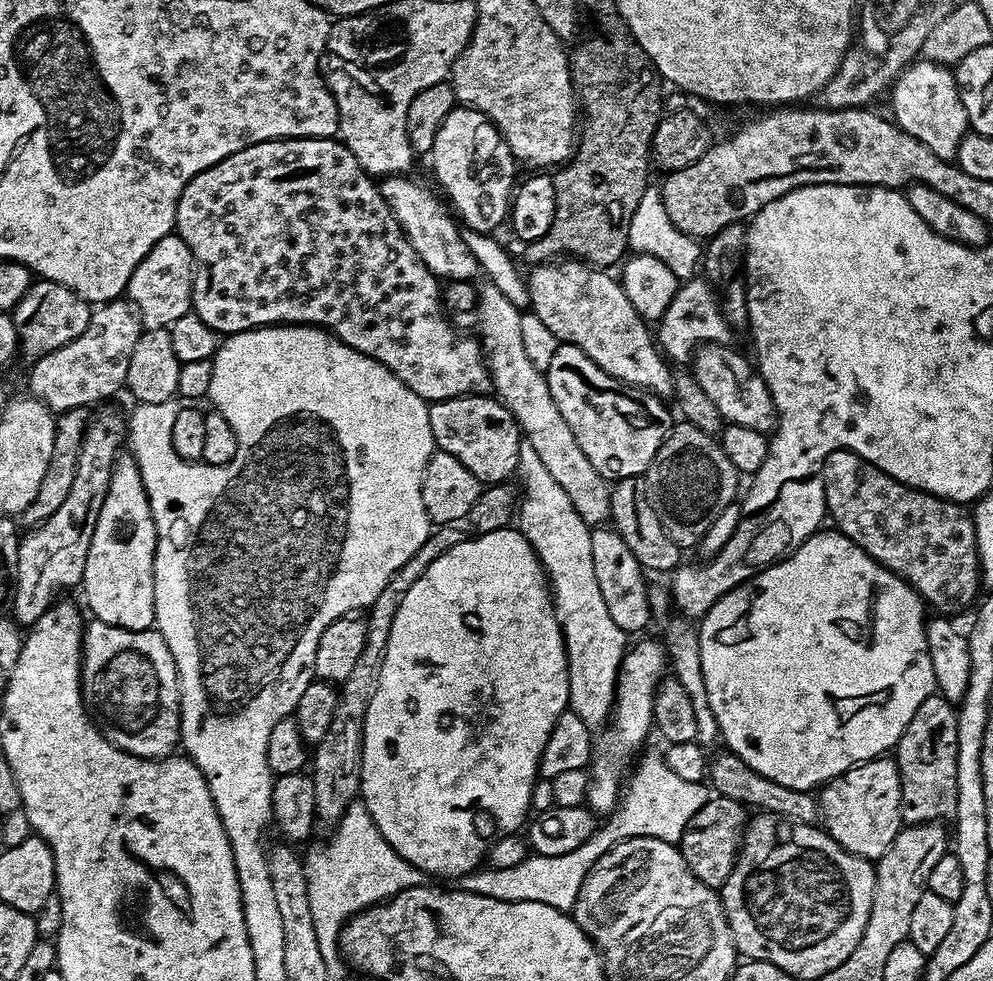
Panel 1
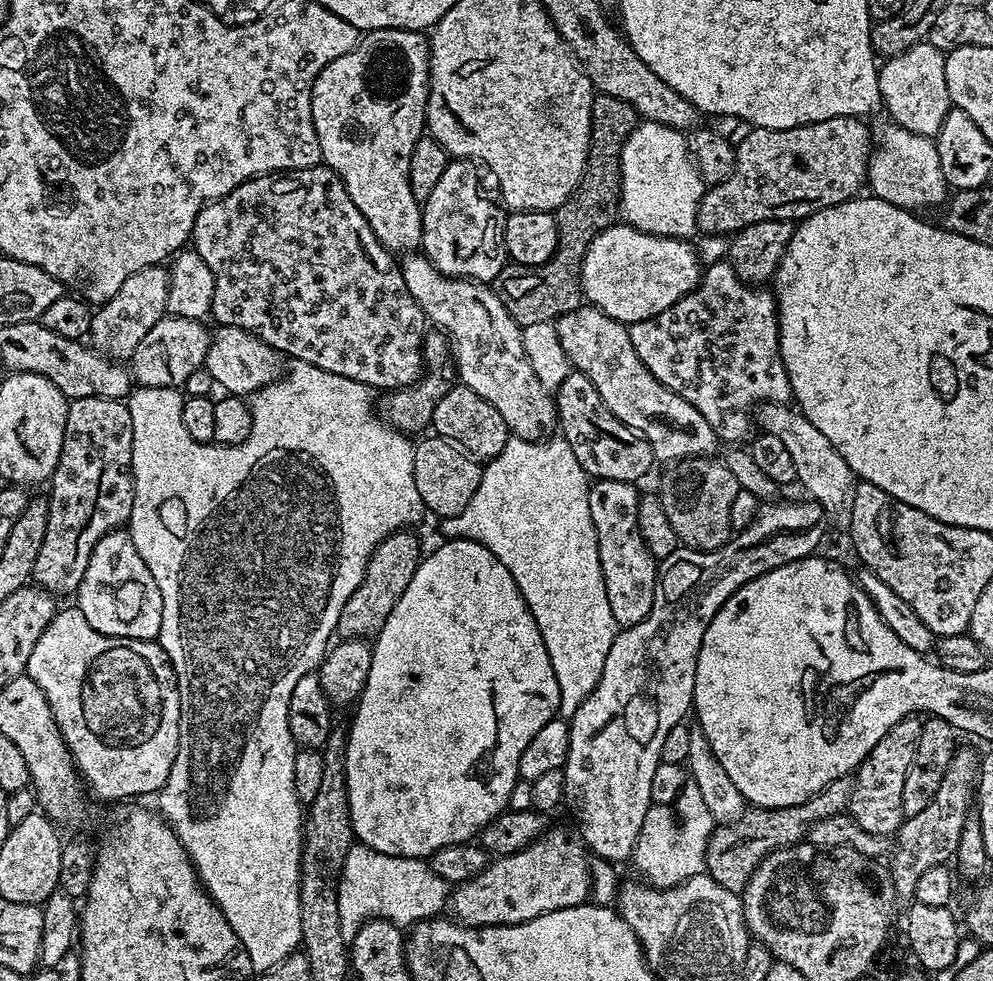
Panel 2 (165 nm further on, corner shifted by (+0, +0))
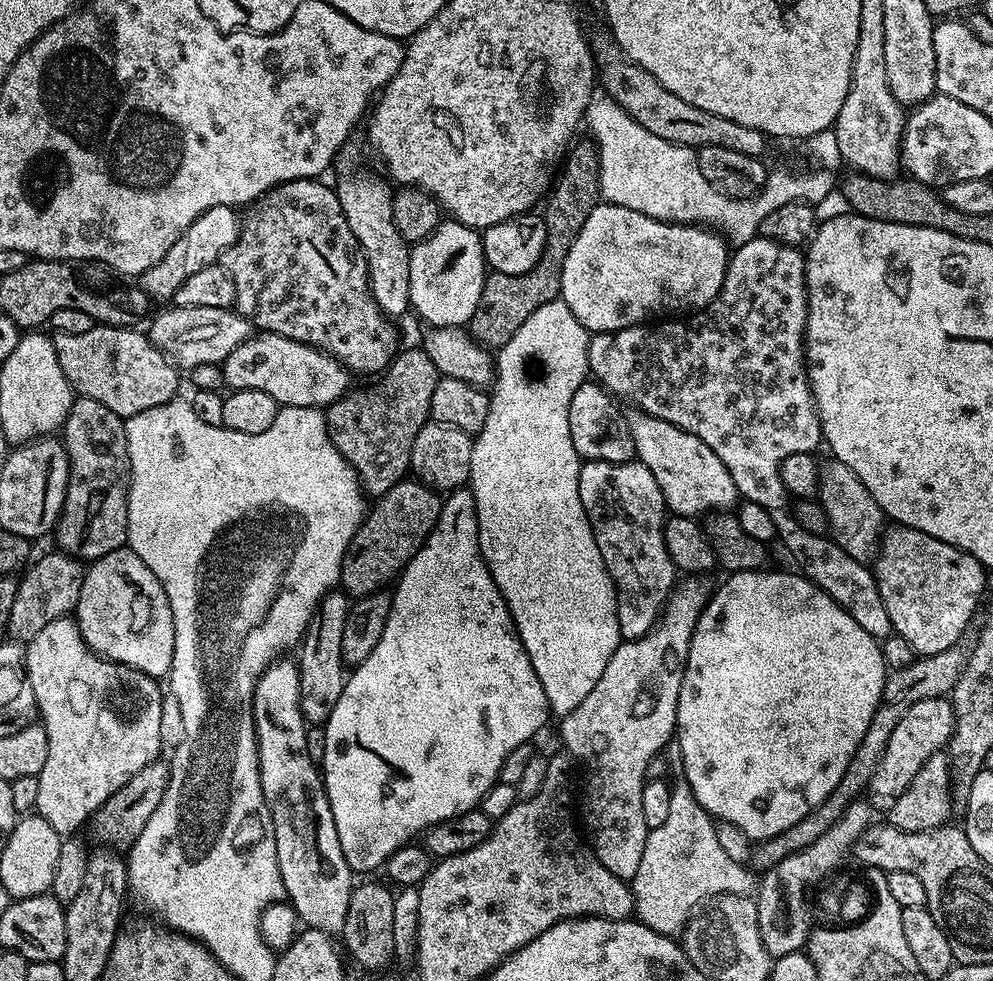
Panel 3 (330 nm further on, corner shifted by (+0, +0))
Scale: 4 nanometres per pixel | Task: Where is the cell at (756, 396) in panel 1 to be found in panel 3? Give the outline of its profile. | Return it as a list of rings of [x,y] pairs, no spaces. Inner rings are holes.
[[[828,458],[828,461],[823,461],[820,464],[818,499],[826,510],[831,539],[839,542],[842,550],[850,554],[850,558],[871,561],[877,555],[878,533],[885,527],[886,517],[858,474],[854,474],[854,470],[850,470],[850,466],[846,466],[841,460]]]

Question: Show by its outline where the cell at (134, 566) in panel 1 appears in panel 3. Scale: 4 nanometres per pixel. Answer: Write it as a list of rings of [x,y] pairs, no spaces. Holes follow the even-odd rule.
[[[119,548],[87,565],[82,594],[74,609],[74,619],[89,650],[97,656],[103,656],[105,660],[112,660],[116,664],[125,664],[153,678],[167,677],[172,669],[174,614],[170,614],[166,590],[158,578],[154,578],[150,566],[146,566],[146,562],[142,562],[142,558],[138,558],[138,554],[134,554],[131,548]]]

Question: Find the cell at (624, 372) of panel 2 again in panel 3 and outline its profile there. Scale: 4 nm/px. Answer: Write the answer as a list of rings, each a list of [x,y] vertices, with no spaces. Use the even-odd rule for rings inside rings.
[[[632,410],[632,413],[629,411],[626,419],[636,447],[635,459],[643,462],[650,470],[650,474],[654,474],[664,495],[664,507],[669,513],[696,518],[701,514],[731,509],[737,503],[738,493],[734,486],[734,478],[730,478],[730,470],[726,470],[722,458],[718,458],[718,454],[714,454],[714,450],[710,450],[710,446],[706,446],[706,442],[702,442],[702,438],[698,438],[662,418],[654,418],[639,410]]]

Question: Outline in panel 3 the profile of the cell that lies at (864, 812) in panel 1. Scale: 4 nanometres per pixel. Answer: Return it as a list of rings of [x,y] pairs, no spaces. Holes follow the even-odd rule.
[[[939,696],[914,702],[914,706],[902,714],[898,726],[894,726],[894,734],[890,734],[890,742],[886,745],[886,754],[882,754],[882,762],[878,762],[878,770],[874,770],[872,780],[868,783],[866,792],[873,809],[892,808],[894,802],[902,798],[902,790],[914,782],[914,774],[922,770],[922,762],[926,762],[930,754],[947,749],[953,730],[954,710],[951,699]]]

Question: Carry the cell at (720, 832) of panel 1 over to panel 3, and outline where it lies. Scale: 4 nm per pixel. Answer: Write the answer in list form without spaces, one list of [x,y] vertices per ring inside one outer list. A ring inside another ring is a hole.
[[[963,647],[947,648],[933,656],[920,656],[913,659],[910,666],[898,668],[888,673],[888,681],[884,683],[884,693],[880,699],[880,704],[874,710],[874,718],[870,718],[870,726],[866,726],[866,734],[862,734],[862,742],[858,750],[854,750],[854,758],[850,762],[848,772],[838,782],[838,786],[818,805],[802,822],[790,826],[782,834],[774,838],[757,843],[752,853],[751,863],[757,864],[760,870],[767,870],[774,867],[782,858],[810,846],[810,842],[816,842],[834,822],[838,822],[844,817],[846,806],[850,806],[852,801],[857,799],[867,789],[868,783],[872,780],[874,770],[878,770],[878,762],[882,762],[882,754],[886,754],[886,745],[890,742],[890,734],[894,734],[894,726],[914,706],[914,702],[922,702],[926,698],[947,697],[954,690],[958,678],[964,669],[966,652]]]

